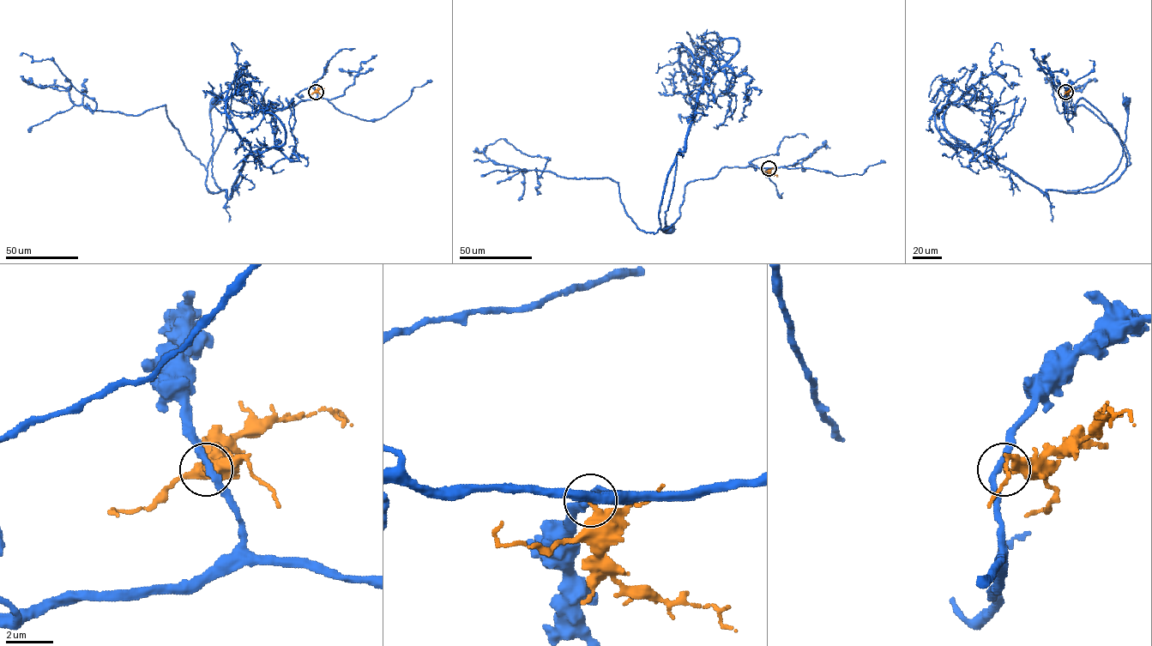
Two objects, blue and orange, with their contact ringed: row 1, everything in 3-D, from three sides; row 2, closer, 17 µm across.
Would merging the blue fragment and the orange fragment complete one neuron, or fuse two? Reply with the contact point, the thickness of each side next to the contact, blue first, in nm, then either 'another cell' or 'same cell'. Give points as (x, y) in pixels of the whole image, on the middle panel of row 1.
place (769, 168); calibres 280 and 320 nm; another cell

